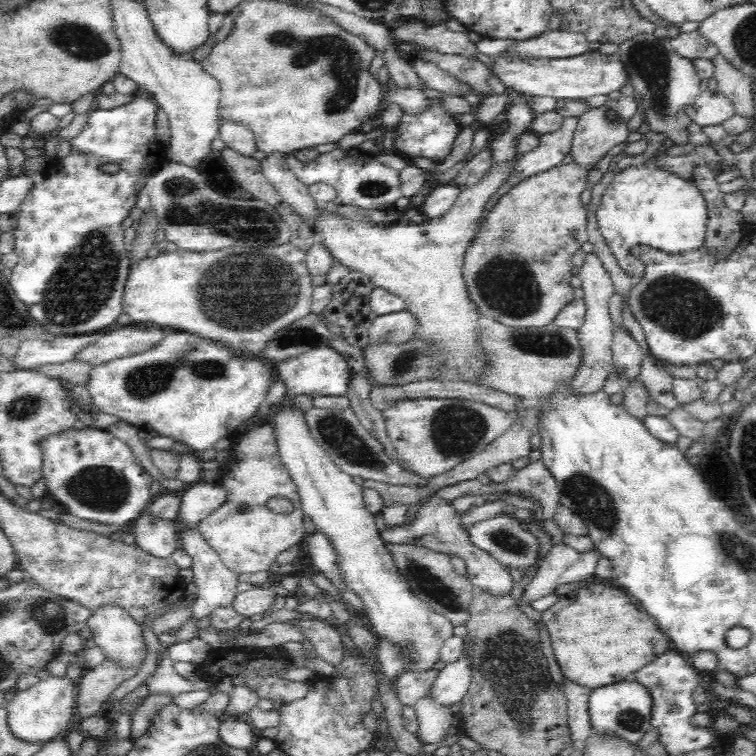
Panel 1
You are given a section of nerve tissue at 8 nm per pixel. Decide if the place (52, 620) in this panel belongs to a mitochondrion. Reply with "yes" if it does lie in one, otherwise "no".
yes

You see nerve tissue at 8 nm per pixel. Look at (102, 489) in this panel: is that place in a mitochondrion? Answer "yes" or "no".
yes

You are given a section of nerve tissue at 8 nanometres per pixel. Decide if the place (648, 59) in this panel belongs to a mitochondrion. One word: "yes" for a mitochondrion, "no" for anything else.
yes

